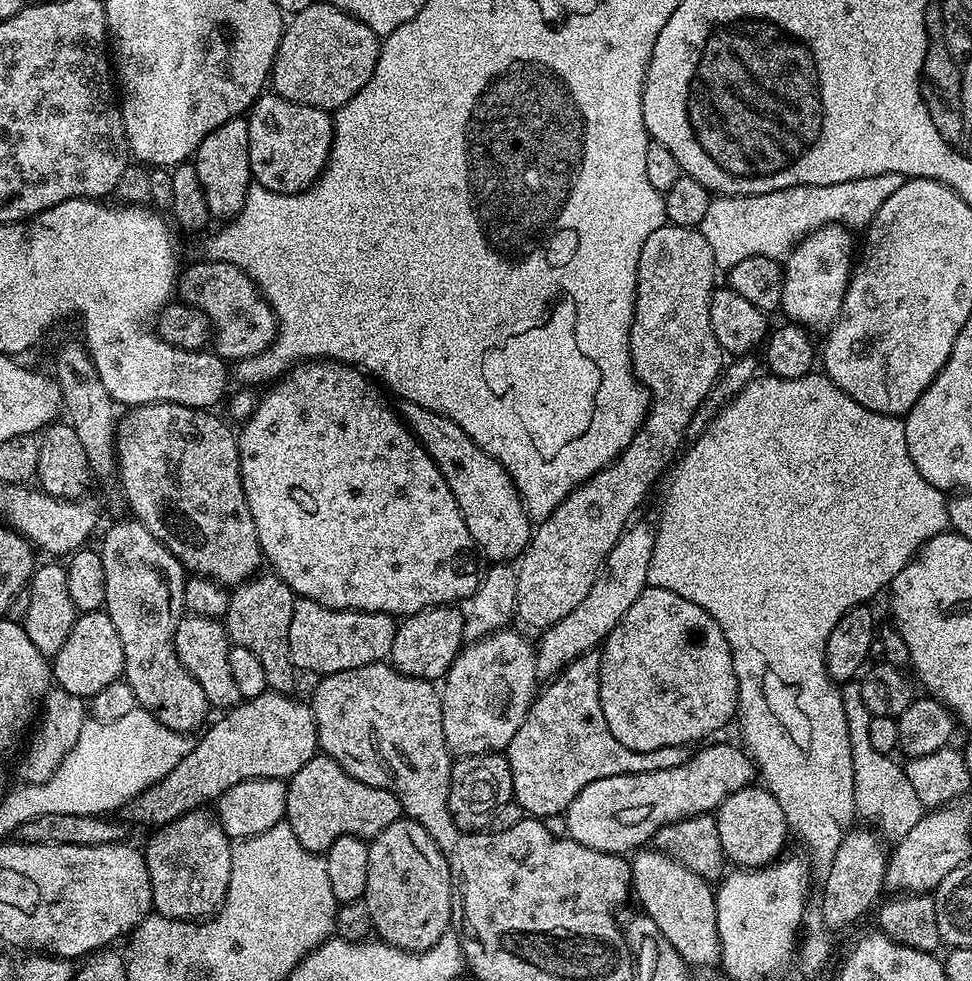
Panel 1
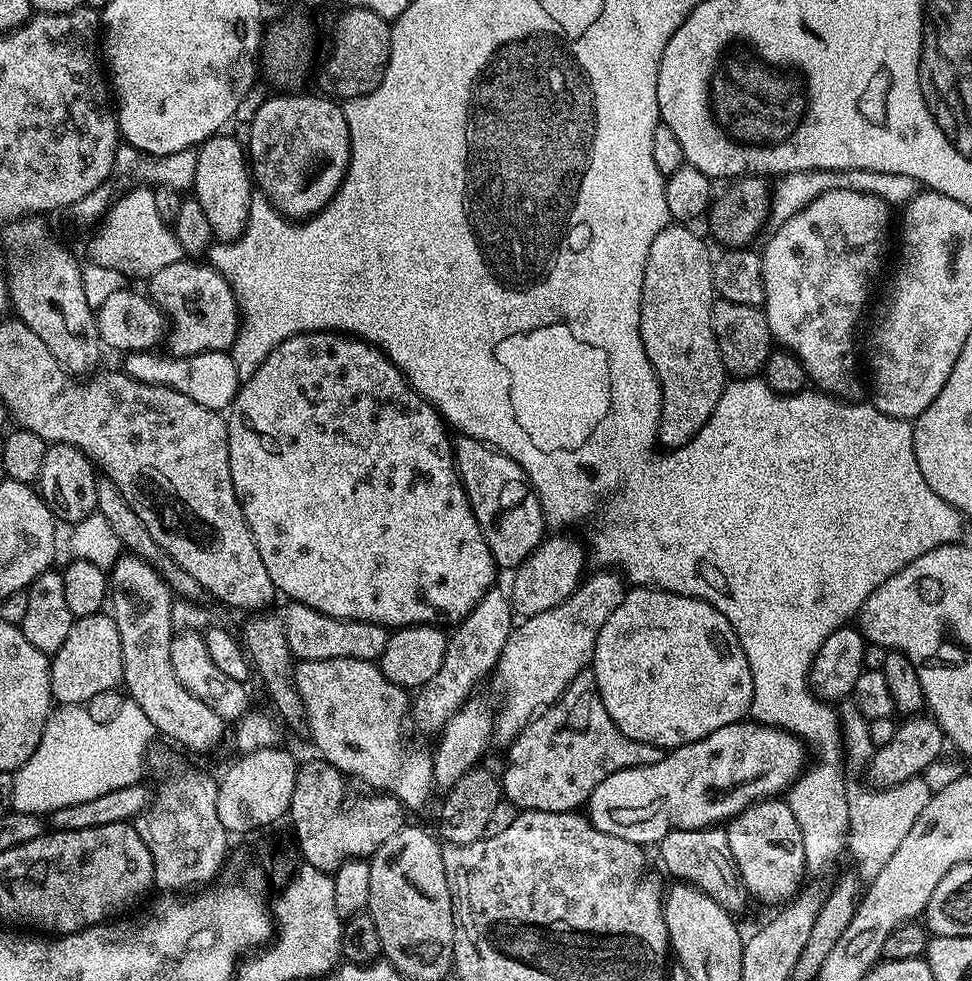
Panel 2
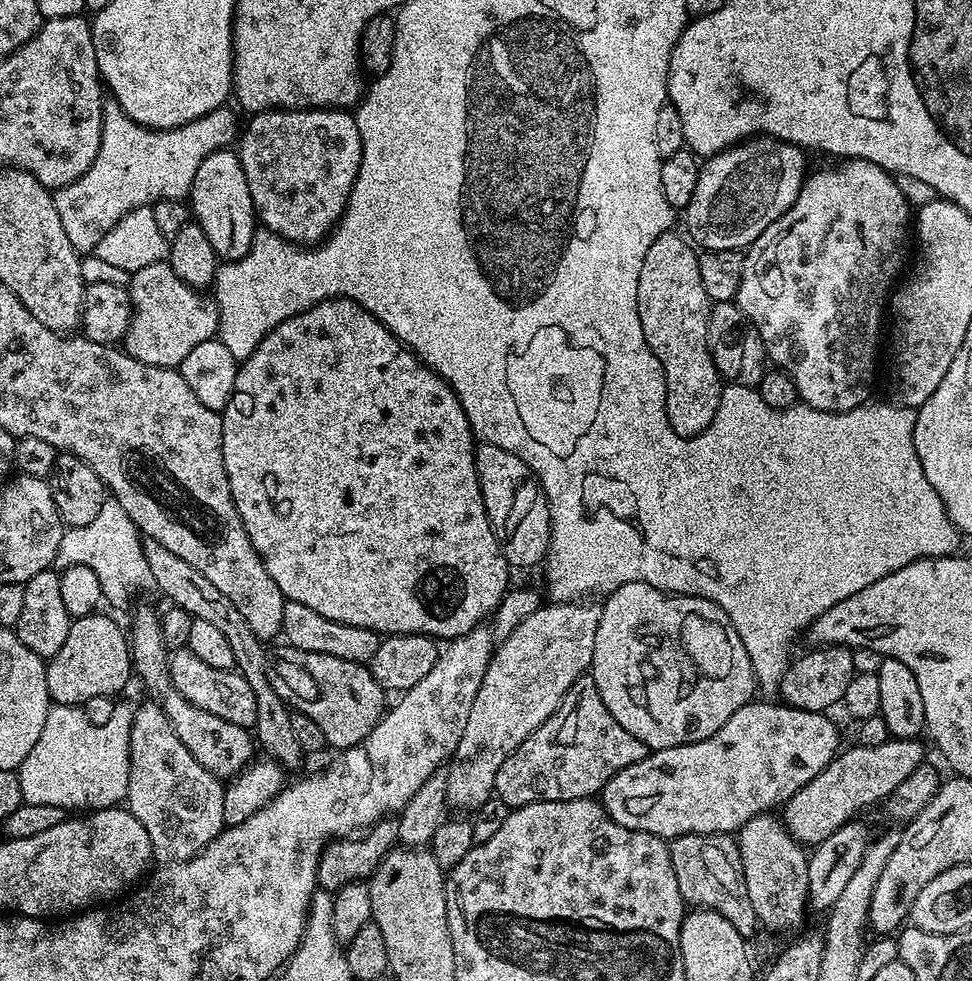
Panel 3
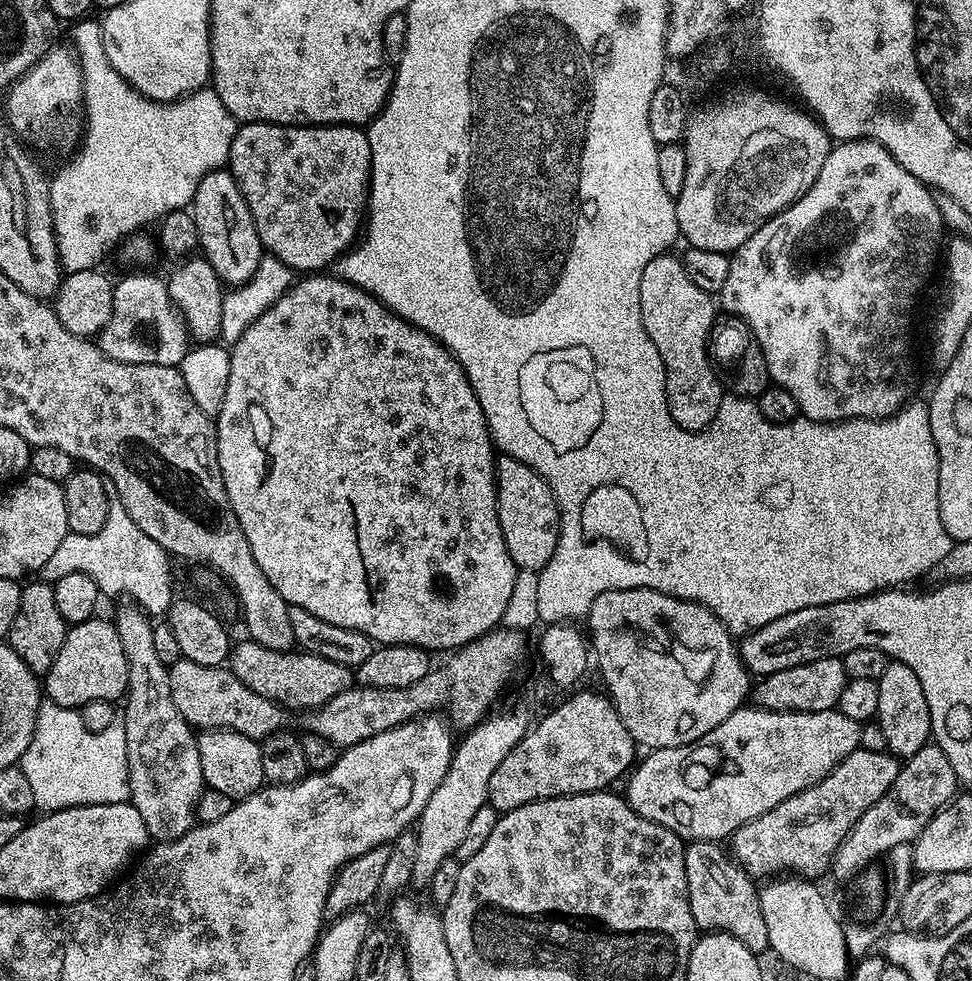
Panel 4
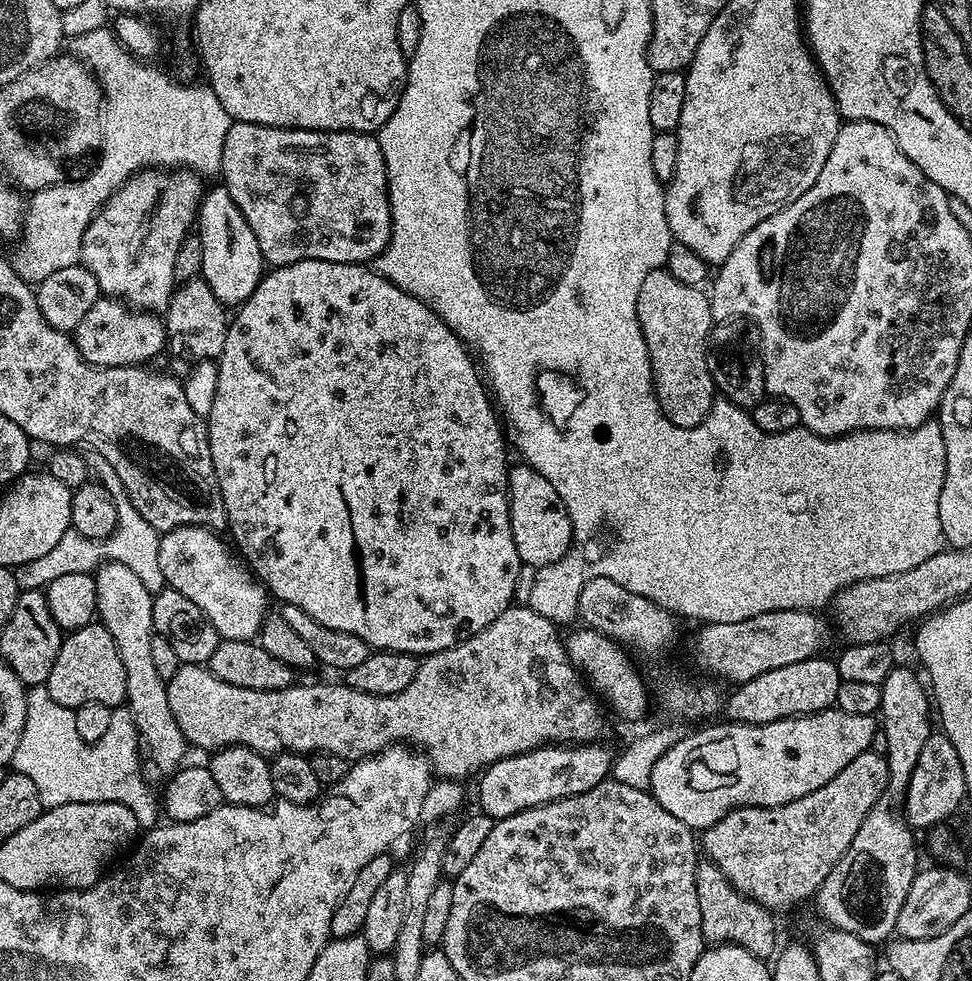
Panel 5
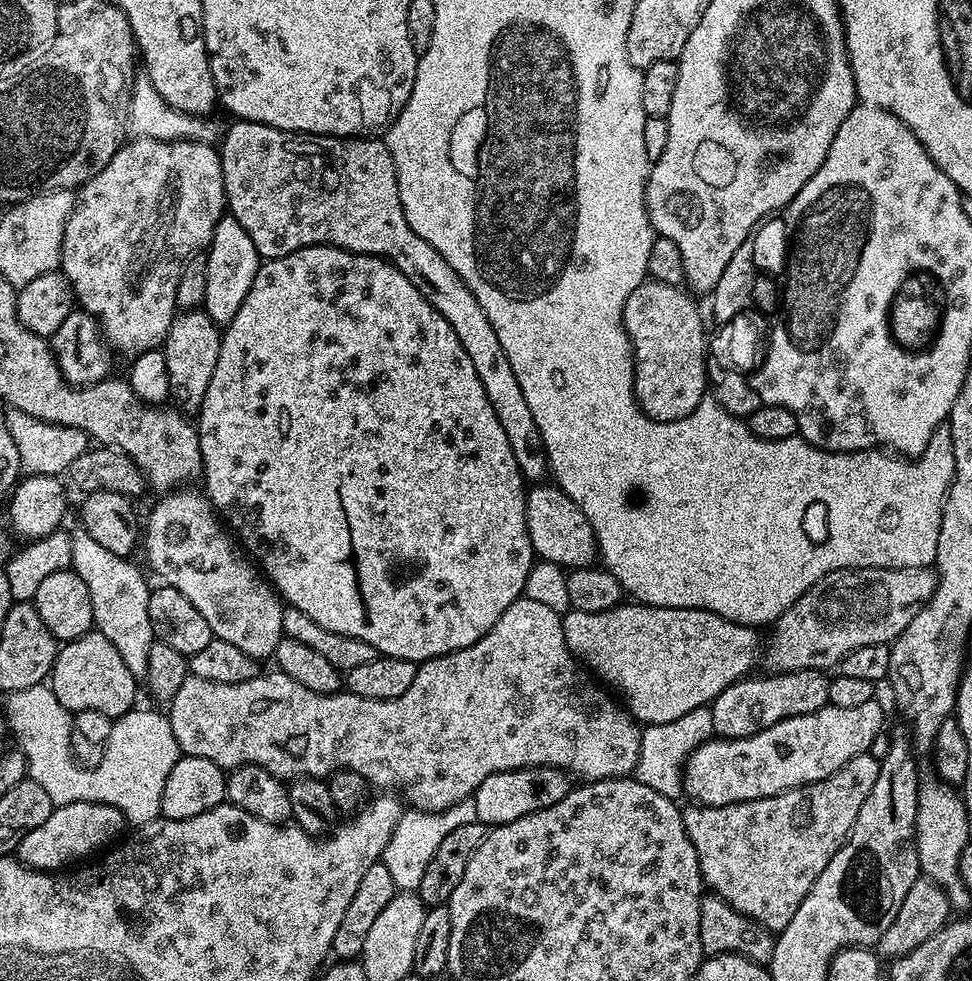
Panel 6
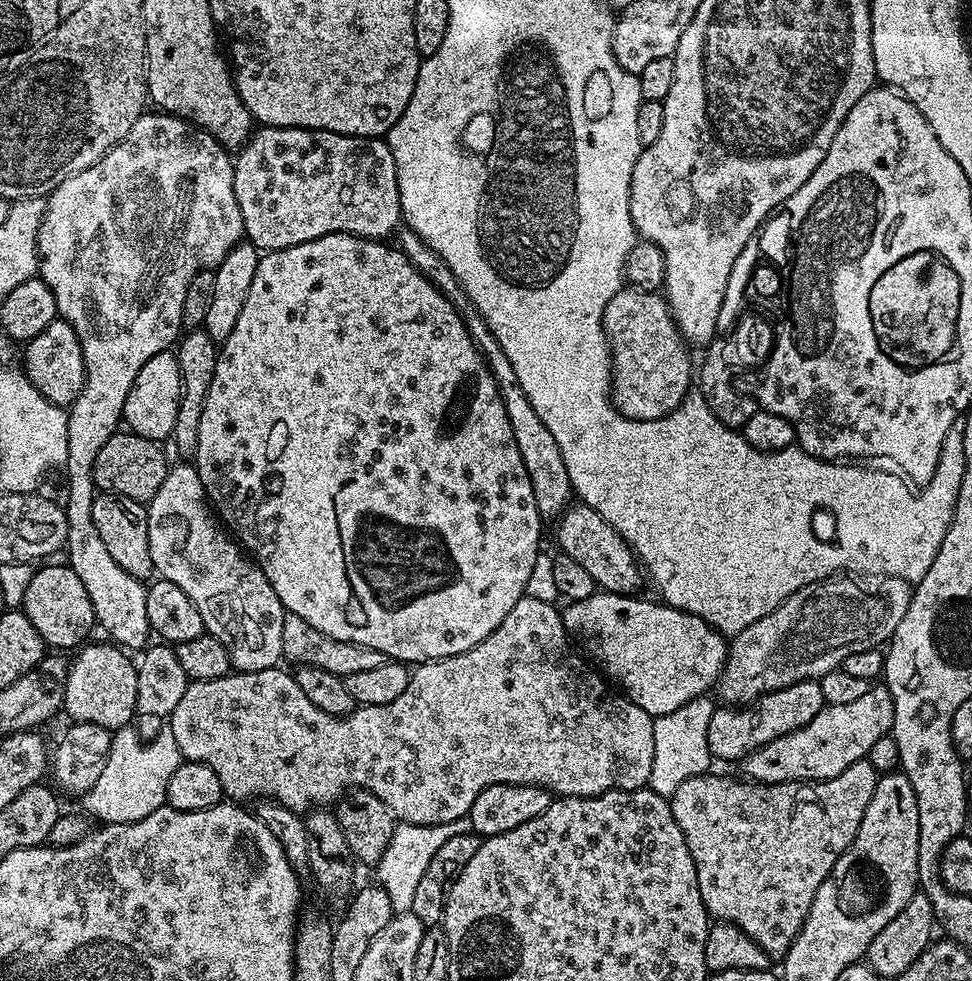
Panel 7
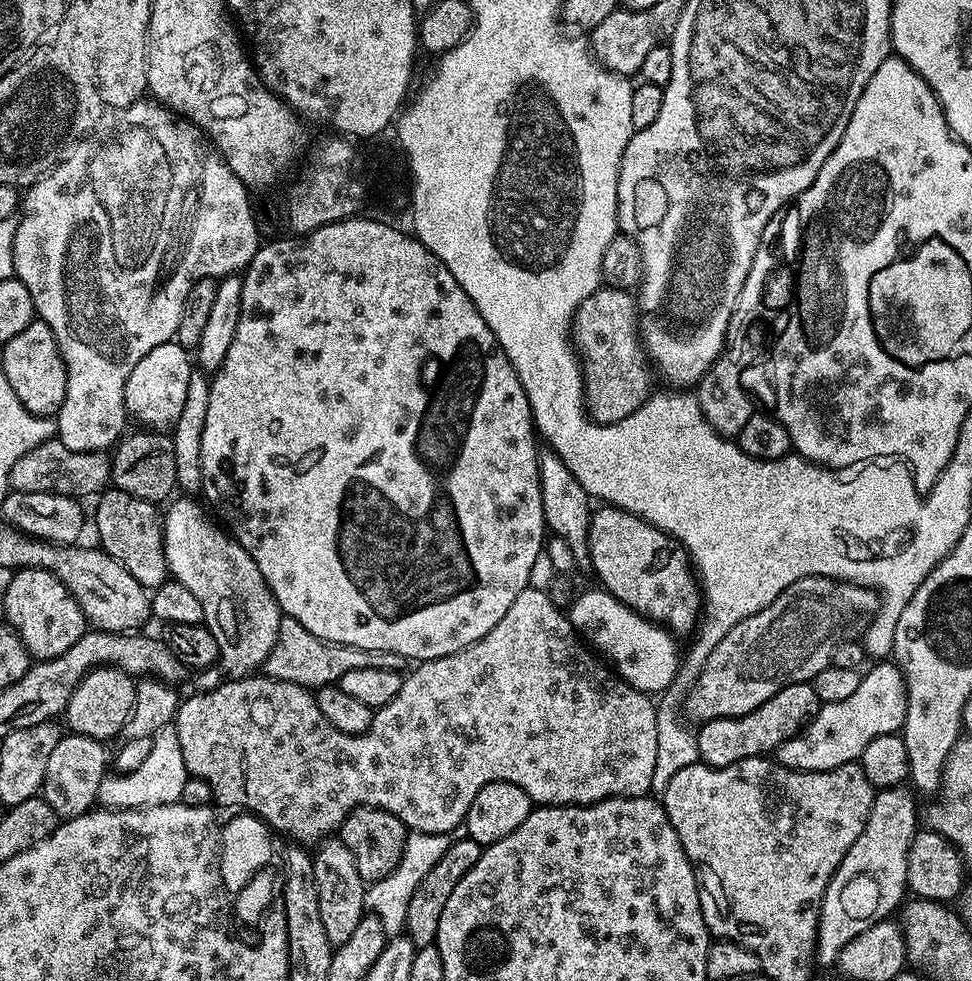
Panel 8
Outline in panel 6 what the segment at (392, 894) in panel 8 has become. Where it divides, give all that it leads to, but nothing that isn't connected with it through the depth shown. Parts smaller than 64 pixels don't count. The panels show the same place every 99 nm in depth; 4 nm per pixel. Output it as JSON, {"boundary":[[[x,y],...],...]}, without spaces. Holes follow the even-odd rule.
{"boundary":[[[472,798],[458,802],[441,812],[422,812],[413,807],[405,810],[398,820],[398,826],[394,826],[394,834],[390,834],[390,842],[386,842],[382,857],[386,870],[390,870],[390,878],[394,878],[396,889],[415,893],[422,882],[422,874],[426,874],[426,866],[430,866],[430,858],[434,858],[438,851],[442,838],[446,838],[450,830],[458,830],[458,826],[475,823],[476,801]]]}

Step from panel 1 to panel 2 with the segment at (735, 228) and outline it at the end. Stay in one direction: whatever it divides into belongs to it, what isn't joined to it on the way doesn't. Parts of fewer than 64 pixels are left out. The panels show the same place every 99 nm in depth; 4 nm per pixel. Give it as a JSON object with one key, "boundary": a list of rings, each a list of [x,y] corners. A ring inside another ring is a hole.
{"boundary":[[[798,171],[781,176],[775,181],[770,194],[770,216],[776,219],[777,225],[786,223],[794,214],[798,214],[810,205],[814,198],[825,192],[836,189],[864,192],[871,196],[882,198],[892,206],[902,206],[908,203],[919,191],[920,185],[910,175],[884,174],[881,171]]]}

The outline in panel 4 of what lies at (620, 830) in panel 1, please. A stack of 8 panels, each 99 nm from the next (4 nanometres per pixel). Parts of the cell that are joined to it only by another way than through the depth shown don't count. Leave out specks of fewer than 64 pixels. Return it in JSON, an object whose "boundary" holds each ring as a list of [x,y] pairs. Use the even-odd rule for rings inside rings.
{"boundary":[[[742,706],[734,714],[730,714],[730,718],[726,718],[726,722],[722,722],[722,726],[714,726],[714,730],[710,730],[710,734],[698,738],[693,744],[683,744],[677,748],[657,748],[649,751],[648,757],[644,761],[641,759],[631,769],[630,775],[627,777],[627,780],[629,780],[626,799],[628,805],[635,812],[642,814],[642,818],[658,822],[662,826],[666,826],[666,830],[674,830],[674,834],[678,834],[681,840],[685,842],[694,840],[724,842],[746,822],[774,810],[774,806],[778,806],[778,802],[786,802],[786,798],[822,782],[822,778],[826,778],[826,774],[830,774],[830,770],[834,770],[834,766],[838,766],[838,762],[842,762],[842,758],[846,758],[856,748],[860,747],[860,726],[861,724],[854,722],[854,718],[846,718],[846,714],[842,714],[839,710],[830,712],[771,712],[765,708]]]}

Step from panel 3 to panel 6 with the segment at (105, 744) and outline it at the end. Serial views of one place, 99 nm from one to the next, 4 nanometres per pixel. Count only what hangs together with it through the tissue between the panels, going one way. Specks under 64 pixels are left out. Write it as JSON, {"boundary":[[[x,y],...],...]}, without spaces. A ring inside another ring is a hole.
{"boundary":[[[47,683],[30,686],[26,690],[9,692],[3,699],[4,716],[8,719],[8,728],[16,735],[16,740],[20,743],[17,744],[19,751],[24,753],[28,763],[27,779],[38,782],[38,786],[46,790],[52,805],[59,806],[74,802],[109,804],[117,808],[124,815],[125,821],[132,826],[148,824],[161,815],[163,786],[170,775],[170,770],[174,769],[174,764],[182,755],[178,742],[174,738],[174,730],[163,711],[151,712],[148,708],[137,706],[126,715],[115,717],[102,758],[94,765],[85,766],[76,761],[76,757],[72,755],[73,713],[61,706]]]}

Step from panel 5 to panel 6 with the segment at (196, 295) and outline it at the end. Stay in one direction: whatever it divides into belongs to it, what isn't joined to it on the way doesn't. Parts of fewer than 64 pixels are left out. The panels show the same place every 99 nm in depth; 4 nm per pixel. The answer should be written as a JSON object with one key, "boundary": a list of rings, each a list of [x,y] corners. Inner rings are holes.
{"boundary":[[[184,310],[173,318],[162,351],[169,376],[170,396],[173,401],[176,399],[174,404],[179,411],[185,414],[199,413],[206,398],[206,386],[210,386],[210,378],[214,378],[214,366],[218,366],[221,335],[221,325],[213,322],[202,310]]]}

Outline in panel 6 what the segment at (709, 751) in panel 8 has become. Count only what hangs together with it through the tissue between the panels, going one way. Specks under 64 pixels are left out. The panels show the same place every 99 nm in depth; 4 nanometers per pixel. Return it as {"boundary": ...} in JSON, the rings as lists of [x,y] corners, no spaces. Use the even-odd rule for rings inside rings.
{"boundary":[[[798,670],[797,672],[777,672],[763,674],[764,676],[749,675],[743,680],[735,680],[722,694],[712,699],[713,730],[717,737],[725,740],[741,740],[747,736],[758,734],[786,718],[794,718],[802,714],[814,714],[819,708],[828,704],[829,677],[821,670]]]}

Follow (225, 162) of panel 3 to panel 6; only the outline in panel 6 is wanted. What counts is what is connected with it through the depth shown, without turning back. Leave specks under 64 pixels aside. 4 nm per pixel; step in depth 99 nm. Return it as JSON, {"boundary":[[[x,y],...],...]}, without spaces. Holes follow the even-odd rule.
{"boundary":[[[231,214],[224,215],[218,222],[216,233],[212,235],[212,243],[206,249],[206,255],[206,298],[202,311],[216,324],[227,326],[234,314],[242,310],[242,302],[246,302],[246,294],[250,294],[250,286],[254,286],[254,274],[258,274],[262,257],[258,250],[254,250],[250,234],[242,230],[242,225]]]}

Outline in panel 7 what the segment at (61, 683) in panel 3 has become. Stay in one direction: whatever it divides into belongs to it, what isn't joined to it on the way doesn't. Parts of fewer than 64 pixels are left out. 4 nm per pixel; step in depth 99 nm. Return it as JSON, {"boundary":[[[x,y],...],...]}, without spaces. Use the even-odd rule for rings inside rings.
{"boundary":[[[111,642],[92,643],[85,643],[75,653],[77,656],[71,657],[64,687],[63,711],[69,712],[76,722],[90,722],[94,726],[113,730],[127,728],[136,716],[138,698],[138,678],[133,657],[128,657],[131,655],[125,649]]]}

